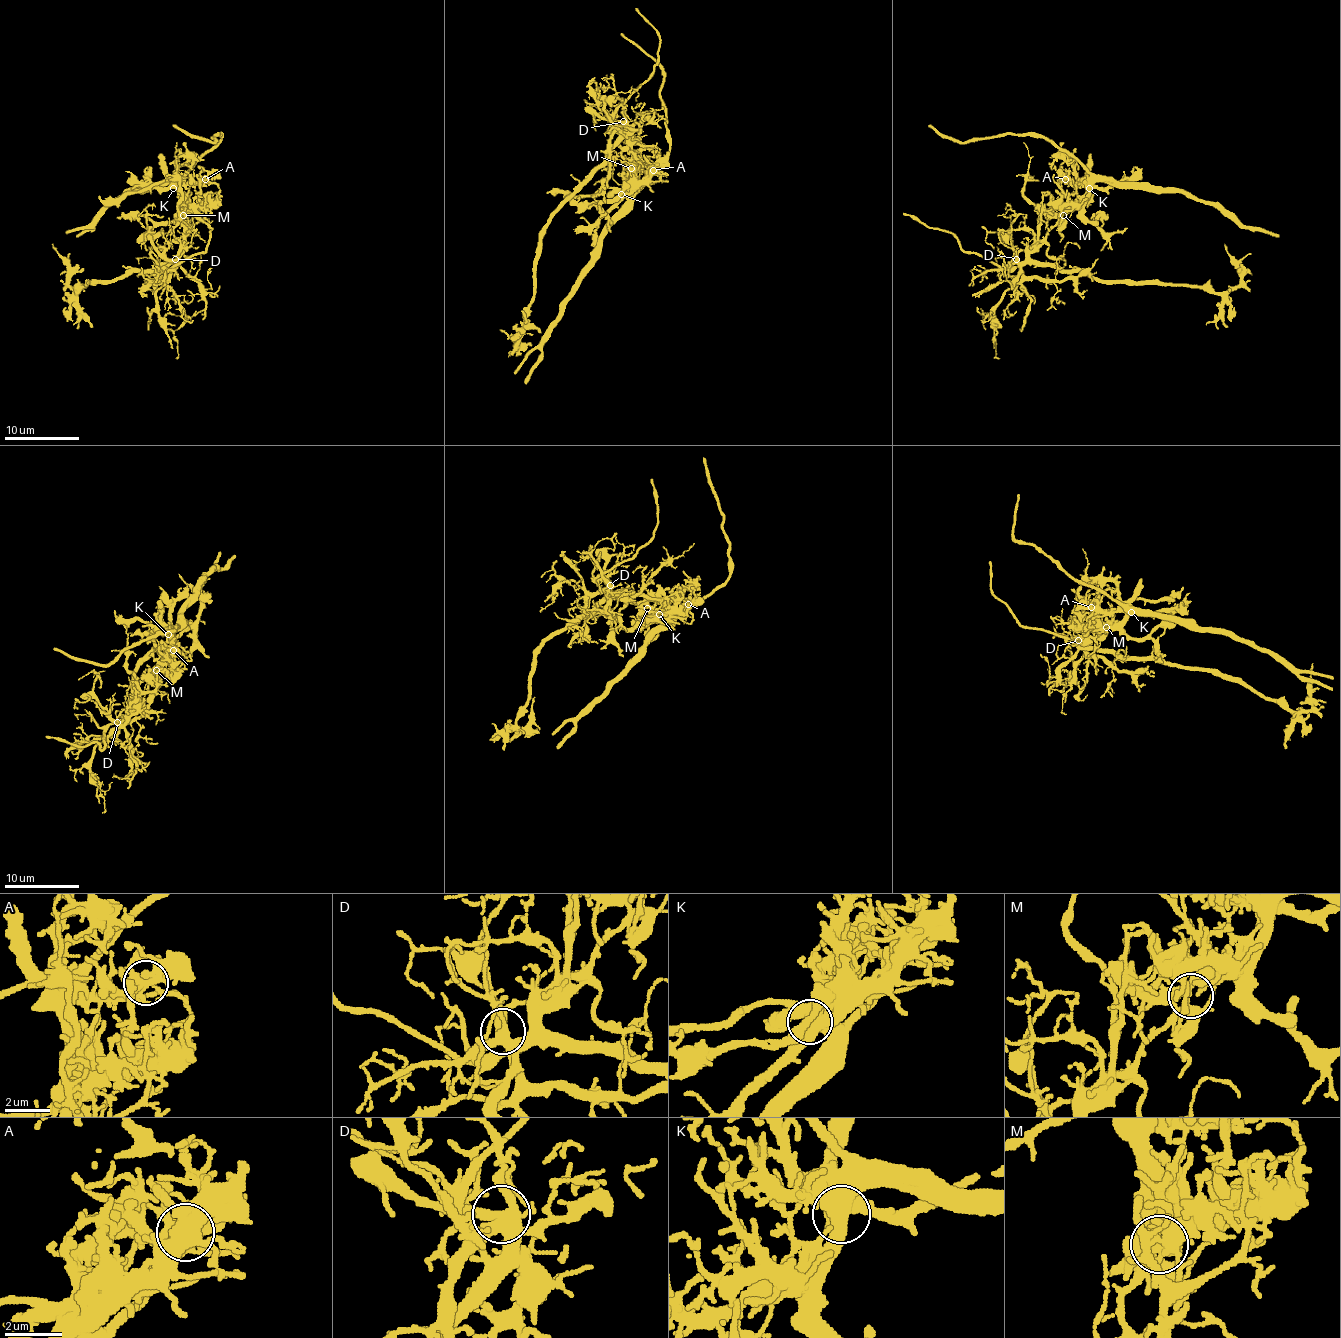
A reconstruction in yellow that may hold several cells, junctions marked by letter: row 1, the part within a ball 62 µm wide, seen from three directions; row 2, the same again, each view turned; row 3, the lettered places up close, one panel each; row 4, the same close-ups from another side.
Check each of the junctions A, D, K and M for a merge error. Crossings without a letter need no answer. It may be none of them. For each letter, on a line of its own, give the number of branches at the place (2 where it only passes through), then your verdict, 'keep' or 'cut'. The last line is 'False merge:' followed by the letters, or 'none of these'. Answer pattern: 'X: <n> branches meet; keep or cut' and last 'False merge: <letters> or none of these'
A: 9 branches meet; keep
D: 5 branches meet; keep
K: 3 branches meet; keep
M: 6 branches meet; cut
False merge: M

